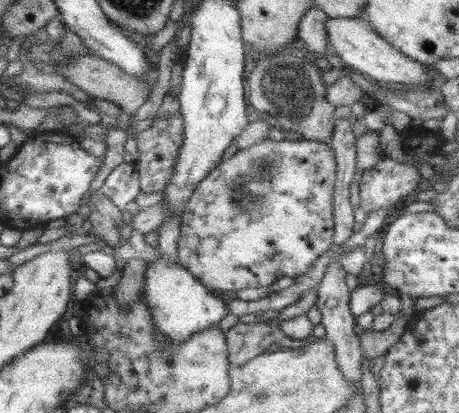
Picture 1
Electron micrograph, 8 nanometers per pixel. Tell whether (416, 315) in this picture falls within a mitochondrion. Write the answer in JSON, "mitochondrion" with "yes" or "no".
{"mitochondrion":"no"}

